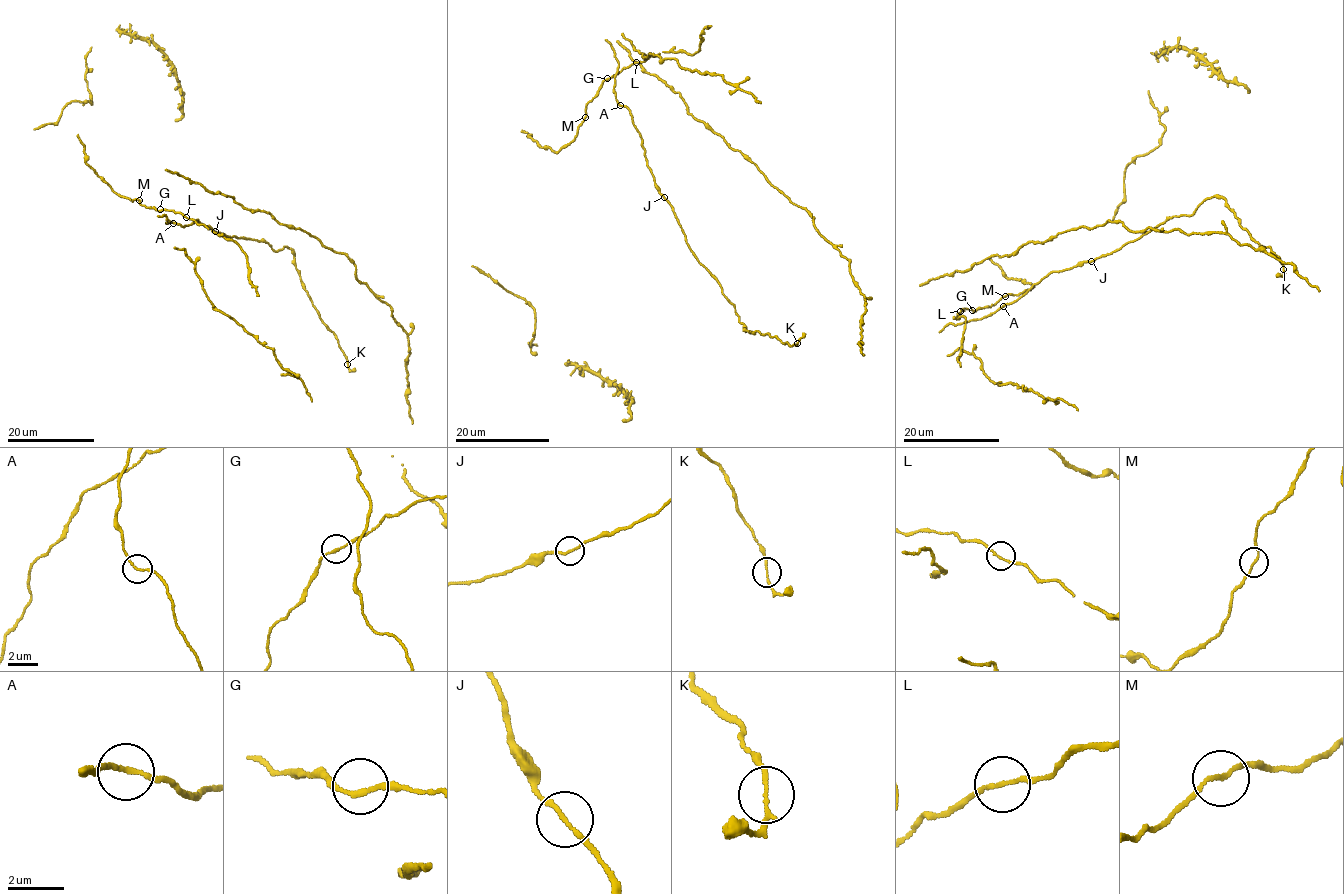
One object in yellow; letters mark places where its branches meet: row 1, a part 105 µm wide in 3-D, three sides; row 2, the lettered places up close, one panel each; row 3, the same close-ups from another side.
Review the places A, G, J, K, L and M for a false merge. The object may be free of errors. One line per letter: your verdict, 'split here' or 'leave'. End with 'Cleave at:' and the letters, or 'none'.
A: leave
G: leave
J: leave
K: leave
L: leave
M: leave
Cleave at: none

